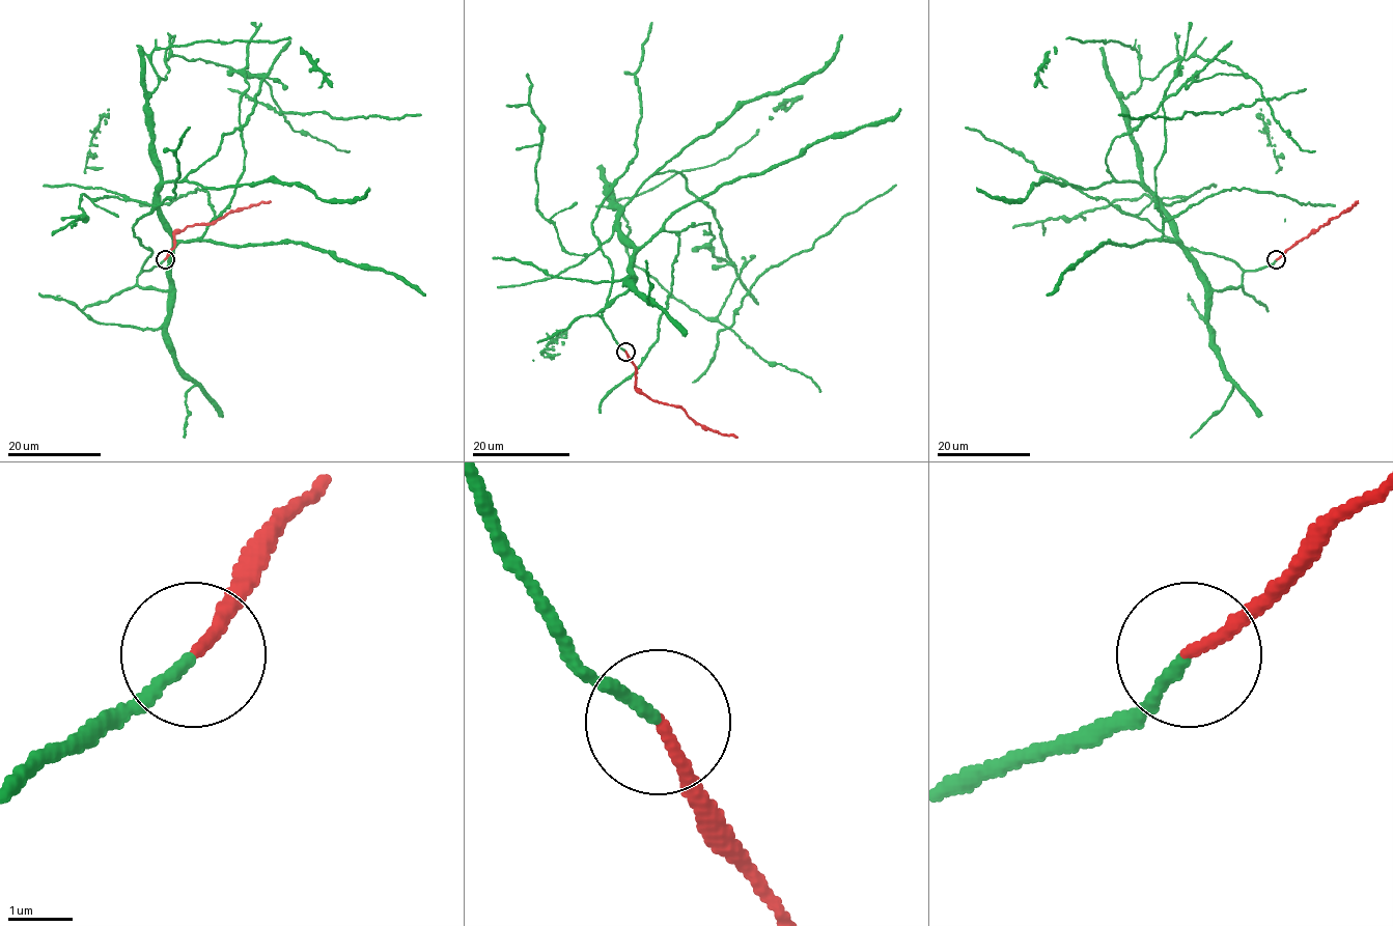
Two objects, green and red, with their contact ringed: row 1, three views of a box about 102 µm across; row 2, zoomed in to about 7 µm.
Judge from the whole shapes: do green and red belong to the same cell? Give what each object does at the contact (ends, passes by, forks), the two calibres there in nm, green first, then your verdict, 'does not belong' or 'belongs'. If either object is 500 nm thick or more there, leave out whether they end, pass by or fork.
green ends; red ends; calibres 180 and 170 nm; belongs

